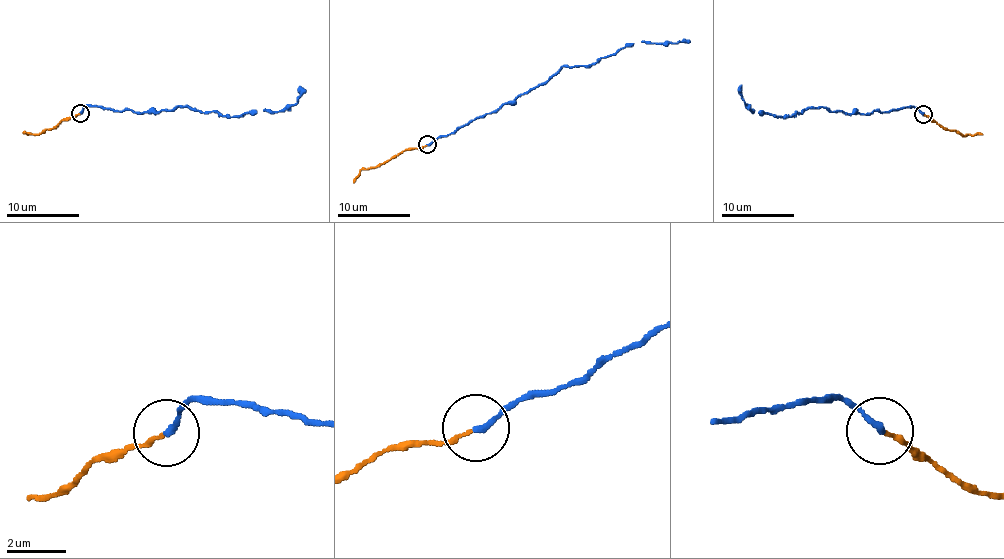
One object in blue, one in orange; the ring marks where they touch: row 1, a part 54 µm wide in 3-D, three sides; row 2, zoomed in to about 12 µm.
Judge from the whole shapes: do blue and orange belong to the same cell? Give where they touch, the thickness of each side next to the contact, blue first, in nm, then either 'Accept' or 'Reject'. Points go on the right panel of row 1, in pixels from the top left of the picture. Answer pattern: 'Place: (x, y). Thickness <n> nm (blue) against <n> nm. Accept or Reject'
Place: (923, 114). Thickness 200 nm (blue) against 140 nm. Accept

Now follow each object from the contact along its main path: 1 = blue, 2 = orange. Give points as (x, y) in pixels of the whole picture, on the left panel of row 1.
1: (80, 114), (86, 106), (157, 113), (188, 105), (190, 108), (243, 116), (289, 109), (301, 94), (298, 86)
2: (79, 114), (35, 134), (24, 134)

